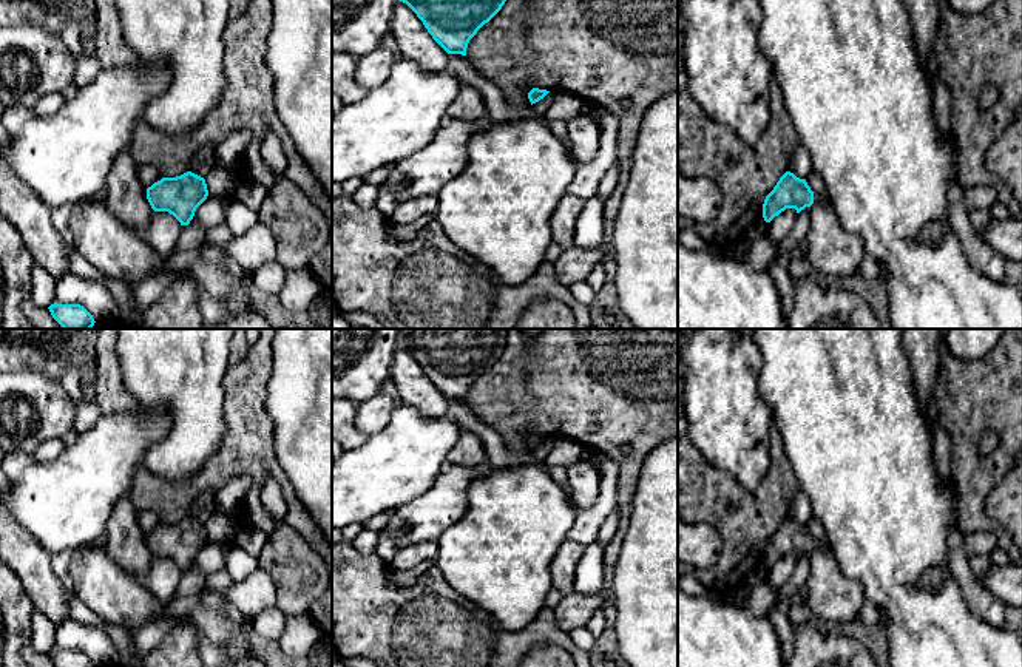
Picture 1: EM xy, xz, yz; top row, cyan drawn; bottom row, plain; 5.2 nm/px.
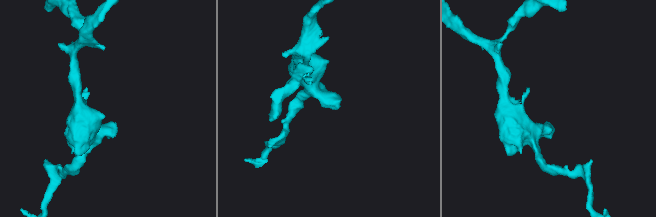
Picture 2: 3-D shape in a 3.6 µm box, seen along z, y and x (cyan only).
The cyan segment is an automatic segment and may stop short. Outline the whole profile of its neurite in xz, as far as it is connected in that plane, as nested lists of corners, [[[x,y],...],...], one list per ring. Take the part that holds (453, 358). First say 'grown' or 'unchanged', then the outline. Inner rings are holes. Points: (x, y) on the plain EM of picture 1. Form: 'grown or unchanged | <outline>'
unchanged | [[[400,329],[398,346],[423,367],[432,384],[448,398],[466,401],[469,386],[505,350],[508,329]]]

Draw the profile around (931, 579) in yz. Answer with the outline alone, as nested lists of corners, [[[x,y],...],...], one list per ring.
[[[929,568],[922,573],[919,587],[923,590],[937,591],[942,587],[943,577],[937,568]]]

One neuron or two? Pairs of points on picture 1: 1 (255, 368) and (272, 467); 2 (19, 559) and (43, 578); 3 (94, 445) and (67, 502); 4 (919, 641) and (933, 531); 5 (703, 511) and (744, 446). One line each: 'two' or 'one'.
1: one
2: one
3: one
4: one
5: two

